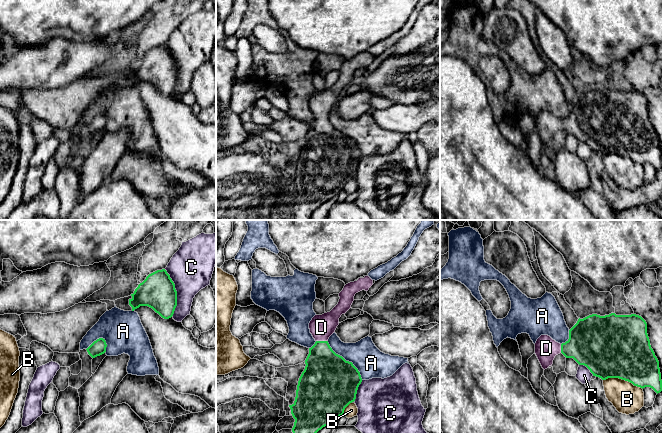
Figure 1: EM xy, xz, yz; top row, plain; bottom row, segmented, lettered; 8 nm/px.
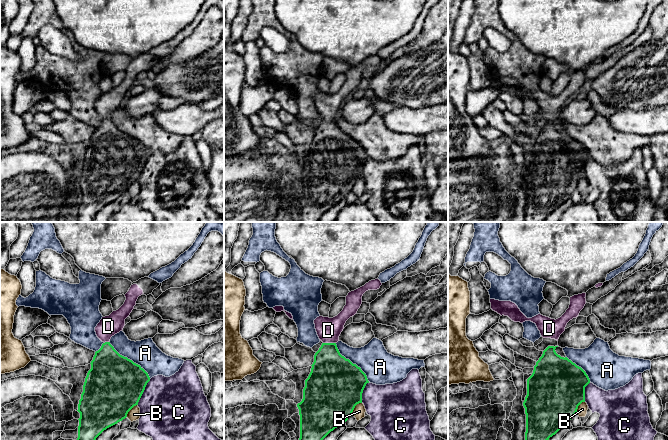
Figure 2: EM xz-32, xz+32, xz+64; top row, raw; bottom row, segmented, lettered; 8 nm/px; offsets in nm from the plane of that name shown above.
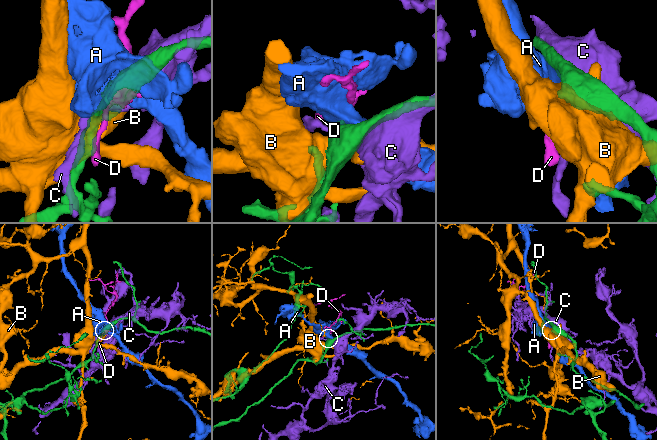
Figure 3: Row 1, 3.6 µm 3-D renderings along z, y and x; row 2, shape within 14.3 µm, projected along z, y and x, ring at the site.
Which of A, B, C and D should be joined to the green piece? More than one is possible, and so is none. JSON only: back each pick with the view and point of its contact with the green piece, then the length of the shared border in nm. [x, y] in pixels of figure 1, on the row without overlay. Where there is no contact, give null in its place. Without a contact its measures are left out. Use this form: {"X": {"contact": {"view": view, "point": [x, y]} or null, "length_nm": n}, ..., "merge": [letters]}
{"D": {"contact": {"view": "xz", "point": [322, 117]}, "length_nm": 100}, "merge": ["D"]}

